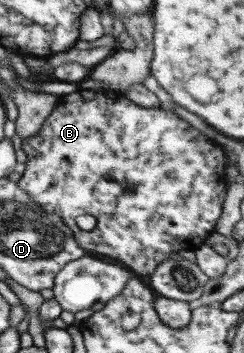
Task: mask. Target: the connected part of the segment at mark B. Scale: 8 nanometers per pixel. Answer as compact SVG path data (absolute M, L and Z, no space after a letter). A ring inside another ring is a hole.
M83 88L59 97L59 101L53 112L46 118L42 124L41 130L35 136L30 136L22 144L23 152L27 156L26 165L22 169L22 178L18 181L19 188L23 189L26 194L42 209L49 214L59 215L61 219L73 231L77 244L85 252L95 252L97 256L107 256L119 260L127 269L137 277L147 279L163 260L166 260L171 253L178 253L180 250L194 250L205 244L209 235L216 227L218 218L221 216L224 200L227 194L226 167L227 157L225 152L215 146L207 136L203 136L199 130L189 126L189 122L177 118L173 111L166 111L159 107L143 108L129 100L123 93L109 90L85 90ZM91 214L96 217L96 227L90 231L82 230L75 223L77 216Z

